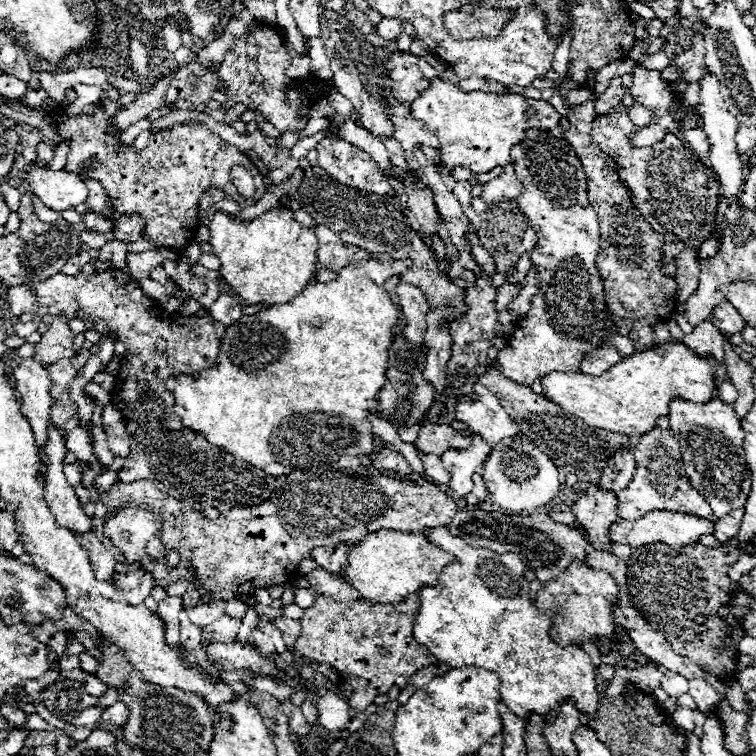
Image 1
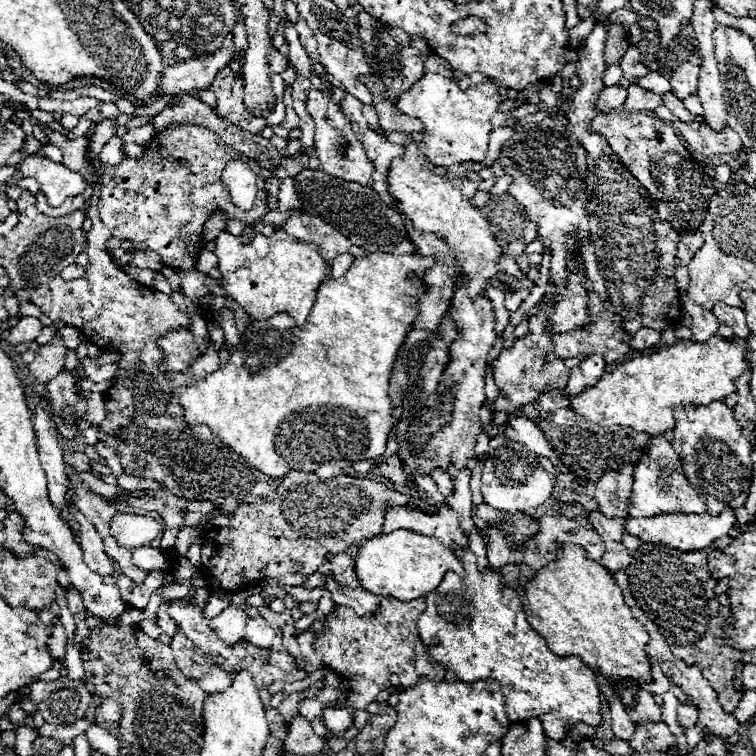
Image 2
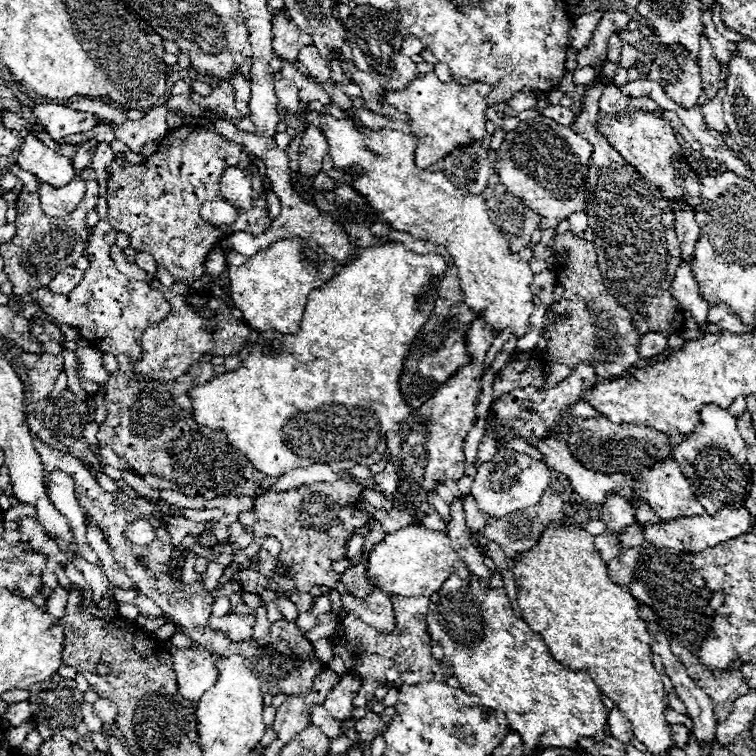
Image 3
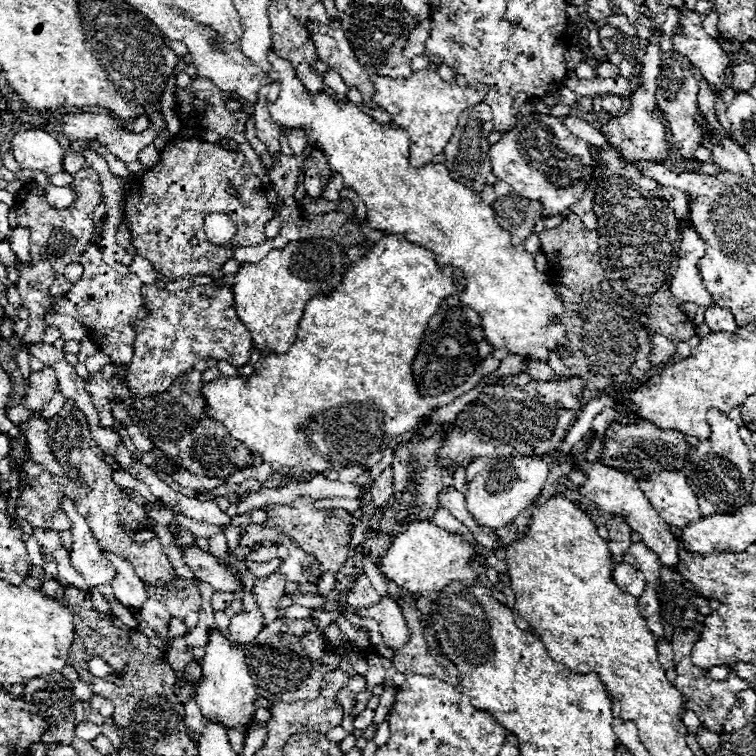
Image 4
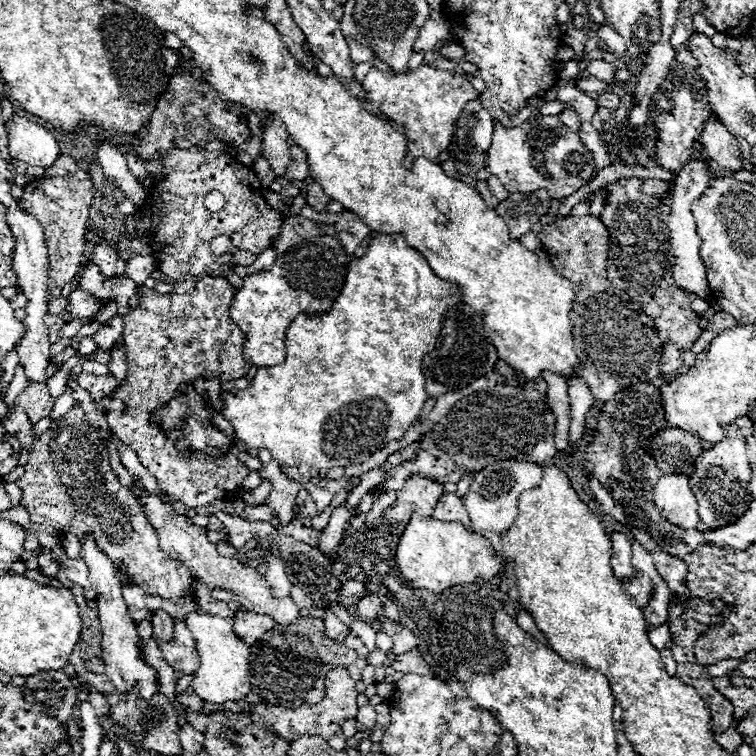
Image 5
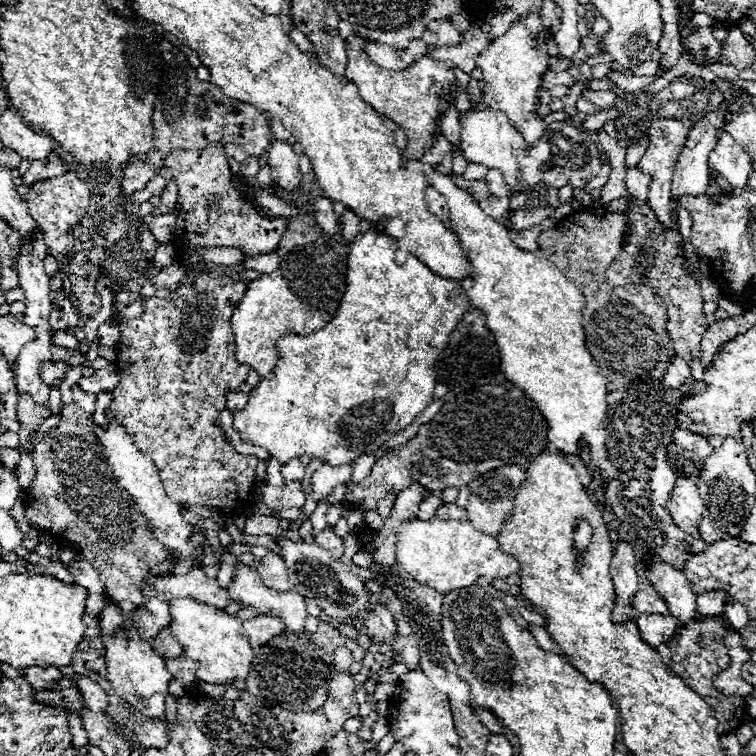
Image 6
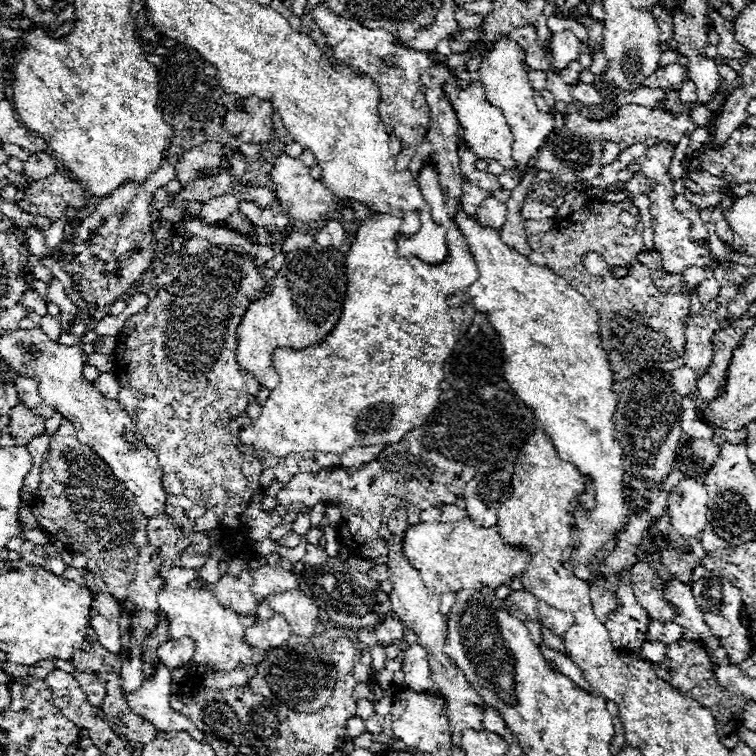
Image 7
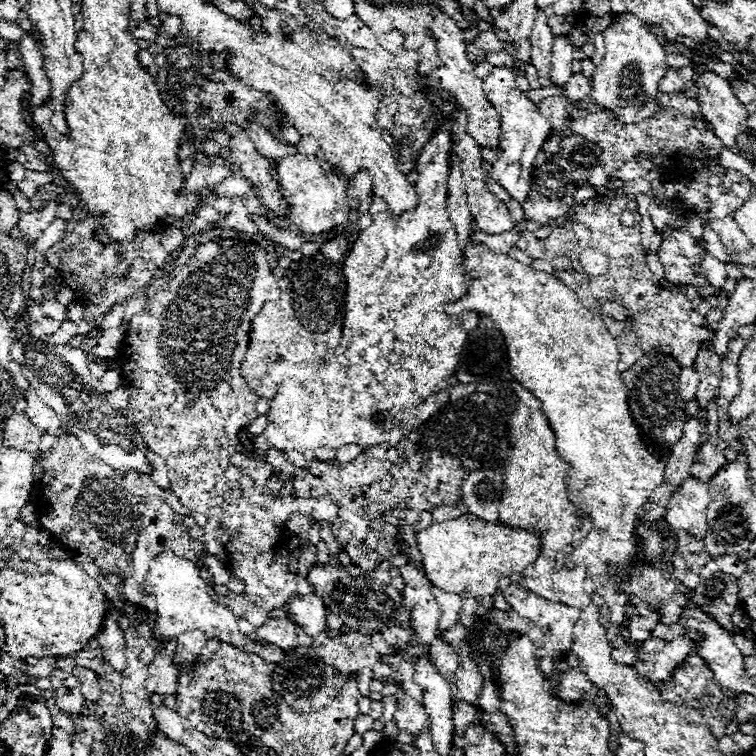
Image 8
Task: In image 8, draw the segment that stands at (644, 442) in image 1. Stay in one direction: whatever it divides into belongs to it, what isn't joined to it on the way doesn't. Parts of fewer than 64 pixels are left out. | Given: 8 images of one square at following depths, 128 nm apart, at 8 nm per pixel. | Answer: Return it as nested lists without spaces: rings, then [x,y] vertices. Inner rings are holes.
[[[688,478],[670,496],[664,520],[674,530],[686,530],[688,534],[702,538],[708,528],[706,508],[710,504],[708,484],[698,478]]]

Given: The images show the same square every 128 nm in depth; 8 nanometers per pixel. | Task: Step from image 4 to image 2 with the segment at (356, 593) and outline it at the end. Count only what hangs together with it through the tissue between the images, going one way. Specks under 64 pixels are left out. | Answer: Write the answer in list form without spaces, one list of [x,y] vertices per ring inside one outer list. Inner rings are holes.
[[[342,552],[342,554],[328,554],[326,562],[330,562],[336,582],[346,584],[350,588],[360,588],[360,582],[358,582],[358,578],[354,574],[354,558],[350,554],[346,554],[346,552]]]

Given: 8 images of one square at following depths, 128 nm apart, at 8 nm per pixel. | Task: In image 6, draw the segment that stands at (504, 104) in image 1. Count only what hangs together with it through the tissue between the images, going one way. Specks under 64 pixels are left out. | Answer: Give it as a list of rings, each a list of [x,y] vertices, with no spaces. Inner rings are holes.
[[[352,36],[346,40],[346,52],[348,52],[348,66],[346,76],[358,86],[360,98],[372,104],[376,112],[384,114],[386,118],[394,120],[398,128],[402,128],[410,140],[412,150],[424,150],[422,144],[432,144],[434,134],[438,130],[438,118],[448,110],[450,106],[450,94],[460,94],[460,86],[456,84],[456,76],[452,66],[432,60],[426,56],[418,56],[414,64],[408,70],[386,70],[382,66],[376,66],[366,54],[364,54],[364,40],[358,36]]]

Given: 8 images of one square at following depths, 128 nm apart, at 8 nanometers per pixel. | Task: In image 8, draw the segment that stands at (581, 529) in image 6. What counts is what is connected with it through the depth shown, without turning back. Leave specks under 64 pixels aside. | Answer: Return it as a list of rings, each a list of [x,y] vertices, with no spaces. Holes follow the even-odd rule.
[[[470,240],[464,248],[464,256],[468,270],[482,272],[480,278],[472,280],[472,304],[464,304],[464,308],[488,316],[502,332],[506,340],[510,374],[538,400],[542,400],[542,412],[546,414],[556,436],[558,456],[572,468],[570,472],[574,486],[570,486],[570,500],[592,520],[588,536],[576,544],[570,558],[576,564],[584,564],[592,578],[604,578],[608,564],[630,564],[632,556],[636,556],[636,528],[632,528],[632,524],[636,524],[638,510],[644,506],[644,502],[648,502],[650,494],[664,482],[666,458],[670,454],[664,458],[658,456],[656,450],[650,444],[644,444],[640,438],[638,428],[628,412],[626,386],[616,368],[620,360],[616,342],[606,330],[602,318],[584,308],[574,290],[552,274],[520,264],[508,254],[492,252],[482,242]]]

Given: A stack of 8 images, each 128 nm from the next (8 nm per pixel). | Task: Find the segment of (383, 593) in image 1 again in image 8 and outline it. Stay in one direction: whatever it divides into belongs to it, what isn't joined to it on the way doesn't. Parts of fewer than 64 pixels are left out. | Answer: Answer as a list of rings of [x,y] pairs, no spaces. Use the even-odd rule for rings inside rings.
[[[472,514],[454,520],[434,522],[416,534],[422,554],[422,568],[428,580],[446,592],[470,592],[476,598],[494,596],[498,580],[522,572],[540,554],[540,538],[532,530],[512,530],[498,522],[484,522]]]

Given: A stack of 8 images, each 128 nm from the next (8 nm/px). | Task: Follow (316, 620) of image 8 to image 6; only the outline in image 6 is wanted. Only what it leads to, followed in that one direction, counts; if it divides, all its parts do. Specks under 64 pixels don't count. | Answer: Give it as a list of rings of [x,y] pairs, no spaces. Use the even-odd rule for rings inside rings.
[[[236,564],[232,582],[228,584],[232,600],[238,600],[242,606],[250,606],[260,614],[274,614],[284,620],[286,628],[292,632],[304,632],[306,622],[306,602],[298,592],[276,592],[264,586],[260,574],[246,566]]]

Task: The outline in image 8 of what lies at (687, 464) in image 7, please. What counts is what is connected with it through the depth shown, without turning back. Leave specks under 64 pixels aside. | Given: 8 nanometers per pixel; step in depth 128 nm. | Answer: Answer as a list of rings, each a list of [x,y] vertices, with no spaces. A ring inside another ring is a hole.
[[[702,442],[696,450],[696,460],[694,464],[690,466],[690,476],[702,480],[702,482],[708,482],[716,468],[724,466],[726,464],[726,456],[724,456],[724,450],[716,448],[714,444],[710,442]]]

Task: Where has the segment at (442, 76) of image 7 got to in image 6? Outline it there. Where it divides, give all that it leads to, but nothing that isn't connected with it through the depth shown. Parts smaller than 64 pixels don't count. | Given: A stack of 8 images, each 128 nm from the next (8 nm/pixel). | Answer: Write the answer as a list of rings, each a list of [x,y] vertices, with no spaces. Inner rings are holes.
[[[438,136],[434,140],[434,146],[420,156],[420,162],[434,166],[446,176],[452,174],[452,144],[444,136]]]

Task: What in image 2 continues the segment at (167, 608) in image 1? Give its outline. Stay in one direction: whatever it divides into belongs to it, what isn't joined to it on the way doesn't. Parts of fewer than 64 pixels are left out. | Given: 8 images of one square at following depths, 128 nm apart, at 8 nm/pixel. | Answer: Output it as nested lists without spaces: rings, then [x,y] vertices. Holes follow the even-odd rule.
[[[176,628],[176,634],[174,634],[170,646],[172,646],[178,670],[186,678],[196,680],[204,692],[222,692],[224,688],[232,686],[230,674],[226,674],[222,668],[218,668],[216,664],[206,660],[204,652],[198,646],[194,646],[184,636],[184,632],[180,632],[180,628]]]

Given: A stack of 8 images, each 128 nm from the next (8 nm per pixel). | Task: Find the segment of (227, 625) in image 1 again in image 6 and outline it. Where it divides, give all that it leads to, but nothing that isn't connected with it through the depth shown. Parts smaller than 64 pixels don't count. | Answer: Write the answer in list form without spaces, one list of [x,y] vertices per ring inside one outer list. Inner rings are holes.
[[[260,614],[252,620],[242,622],[244,632],[248,634],[250,642],[254,644],[254,648],[266,644],[270,638],[274,638],[276,634],[284,632],[284,622],[276,616],[268,616],[268,614]]]

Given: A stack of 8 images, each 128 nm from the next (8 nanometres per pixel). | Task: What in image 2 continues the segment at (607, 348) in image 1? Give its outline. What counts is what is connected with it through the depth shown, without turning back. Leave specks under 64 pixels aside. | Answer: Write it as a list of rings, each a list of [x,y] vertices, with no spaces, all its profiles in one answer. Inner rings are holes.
[[[600,354],[588,356],[580,366],[572,368],[570,378],[568,378],[568,384],[566,384],[566,388],[564,388],[566,396],[576,396],[576,394],[580,394],[584,388],[594,386],[594,384],[602,378],[604,370],[606,370],[606,362],[604,362],[604,358],[602,358]]]

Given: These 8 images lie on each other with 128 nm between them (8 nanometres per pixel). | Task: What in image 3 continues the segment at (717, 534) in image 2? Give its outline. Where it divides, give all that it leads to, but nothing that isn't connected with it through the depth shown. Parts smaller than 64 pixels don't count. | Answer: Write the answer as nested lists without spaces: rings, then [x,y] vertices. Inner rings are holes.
[[[724,508],[722,512],[710,516],[690,516],[690,518],[680,518],[680,520],[668,520],[668,522],[658,522],[658,524],[644,524],[640,526],[642,534],[646,540],[650,540],[658,548],[672,548],[674,552],[702,552],[708,546],[716,546],[720,542],[728,542],[732,538],[738,538],[740,534],[746,534],[754,524],[754,518],[744,508]]]

